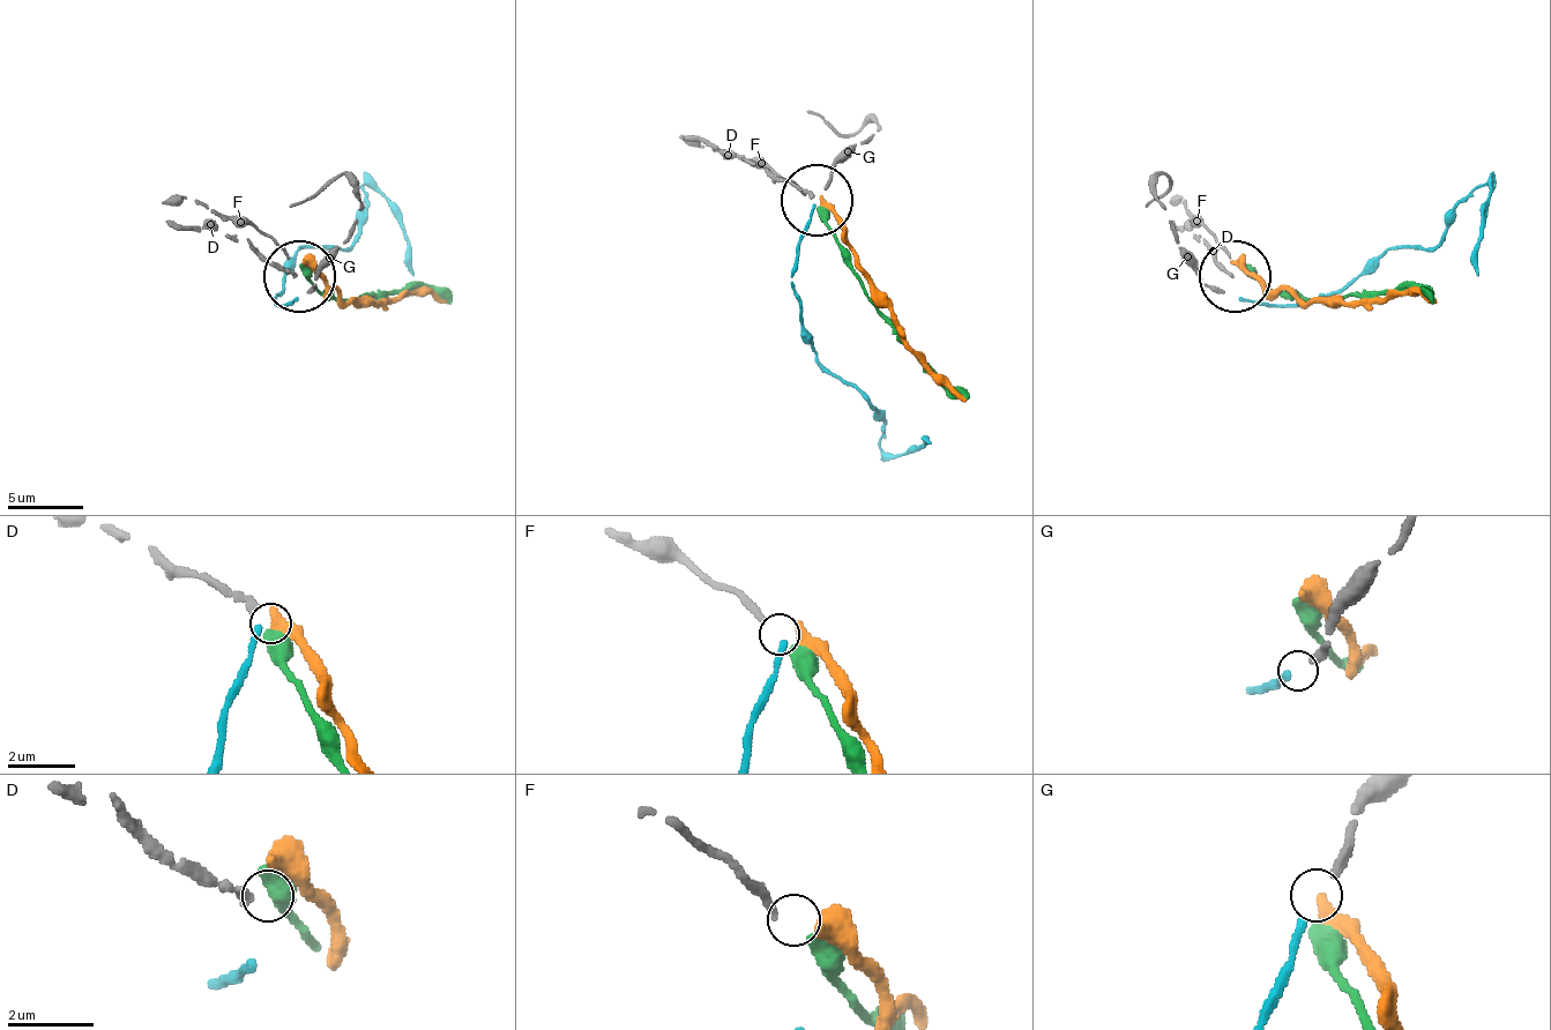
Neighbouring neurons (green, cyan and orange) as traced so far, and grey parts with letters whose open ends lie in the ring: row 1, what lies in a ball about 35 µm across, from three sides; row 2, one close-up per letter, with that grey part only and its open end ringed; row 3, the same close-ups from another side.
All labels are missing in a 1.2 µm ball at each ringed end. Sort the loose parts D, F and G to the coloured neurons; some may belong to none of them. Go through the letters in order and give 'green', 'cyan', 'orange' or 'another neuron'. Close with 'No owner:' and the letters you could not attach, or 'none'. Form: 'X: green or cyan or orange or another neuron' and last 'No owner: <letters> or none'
D: another neuron
F: green
G: cyan
No owner: D

